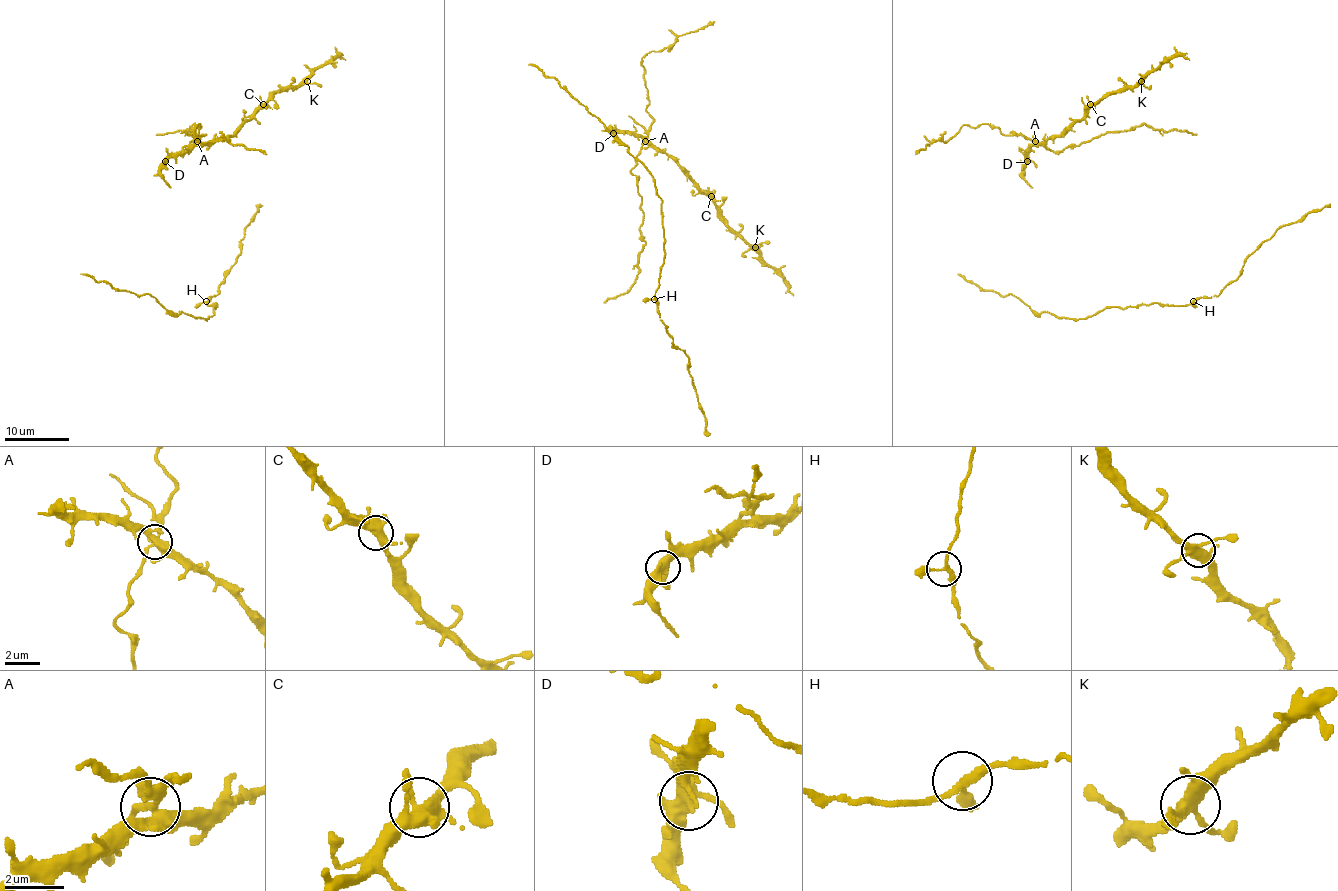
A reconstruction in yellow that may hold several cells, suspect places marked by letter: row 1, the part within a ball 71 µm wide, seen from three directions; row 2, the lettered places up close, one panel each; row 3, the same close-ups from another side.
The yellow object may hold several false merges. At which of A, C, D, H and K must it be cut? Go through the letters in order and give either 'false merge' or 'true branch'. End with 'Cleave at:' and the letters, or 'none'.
A: false merge
C: true branch
D: true branch
H: true branch
K: true branch
Cleave at: A

